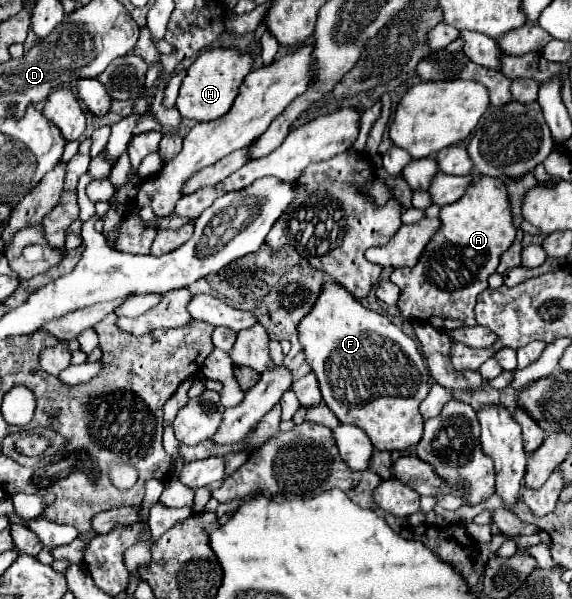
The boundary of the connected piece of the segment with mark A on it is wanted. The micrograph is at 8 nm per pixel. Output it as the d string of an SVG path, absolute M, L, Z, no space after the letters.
M475 175L465 195L441 207L441 227L427 243L415 267L399 267L391 271L391 281L401 289L397 309L405 319L421 319L439 331L451 331L465 325L477 325L473 307L477 295L489 285L487 279L497 271L501 253L515 239L515 225L507 201L503 179Z

